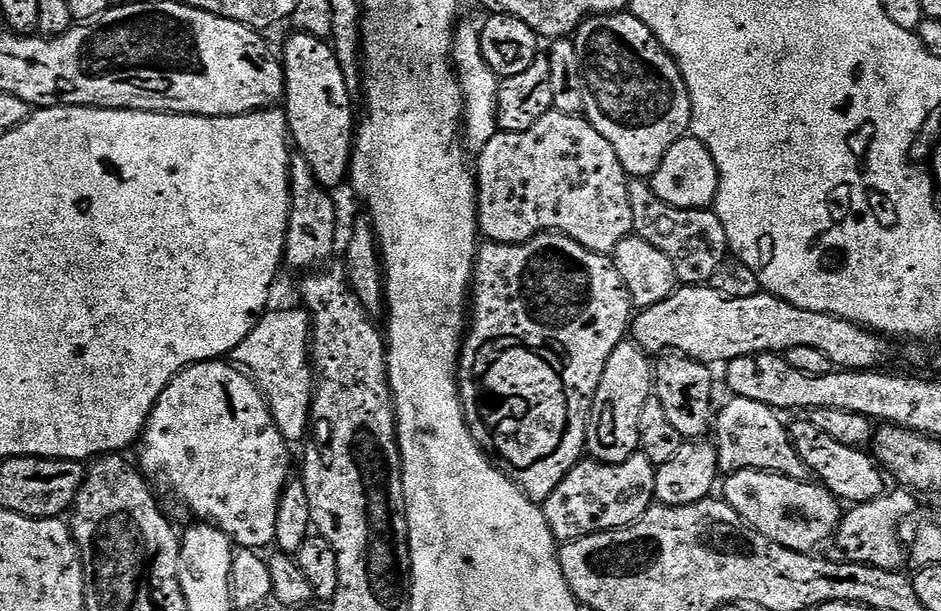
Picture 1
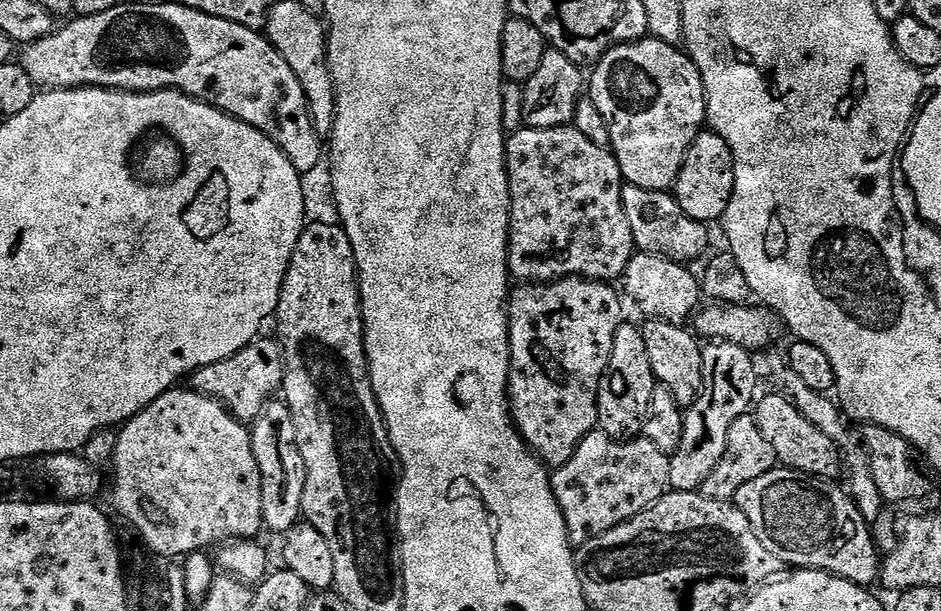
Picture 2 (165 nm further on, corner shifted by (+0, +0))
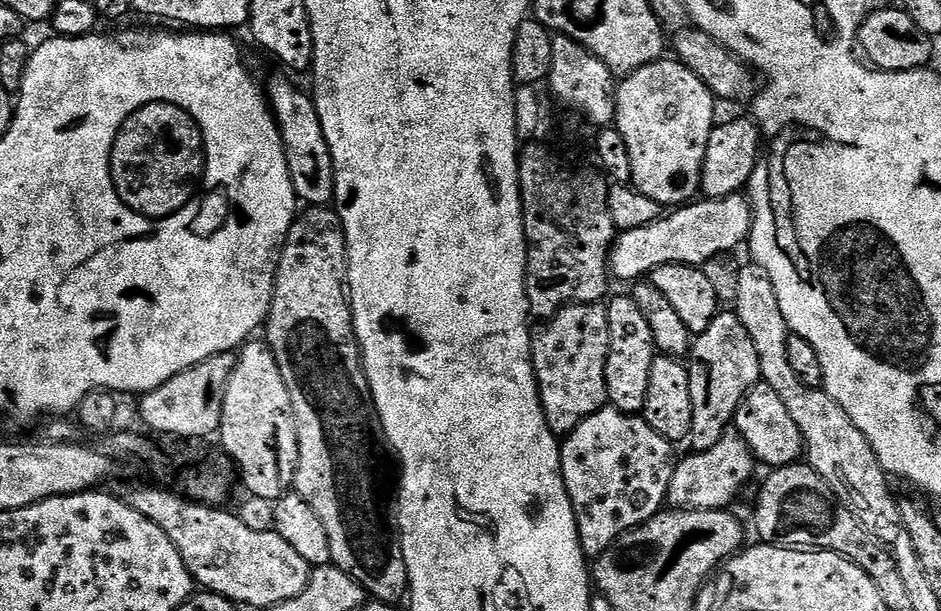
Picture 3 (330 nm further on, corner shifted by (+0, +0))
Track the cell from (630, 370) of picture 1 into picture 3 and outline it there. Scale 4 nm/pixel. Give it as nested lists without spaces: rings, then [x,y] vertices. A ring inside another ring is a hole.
[[[631,295],[614,296],[606,304],[610,318],[610,354],[606,362],[608,404],[617,408],[619,412],[640,414],[646,406],[646,390],[650,386],[650,366],[658,355],[656,343],[654,334],[650,334],[646,317],[642,314],[642,310],[638,310]]]

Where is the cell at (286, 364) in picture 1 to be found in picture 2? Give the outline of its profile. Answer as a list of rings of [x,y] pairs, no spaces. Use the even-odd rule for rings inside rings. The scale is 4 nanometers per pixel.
[[[264,339],[253,340],[238,350],[238,354],[222,362],[210,362],[210,366],[202,366],[190,377],[191,387],[195,391],[221,401],[234,418],[247,425],[260,417],[264,407],[281,391],[284,383],[284,349],[275,339]]]

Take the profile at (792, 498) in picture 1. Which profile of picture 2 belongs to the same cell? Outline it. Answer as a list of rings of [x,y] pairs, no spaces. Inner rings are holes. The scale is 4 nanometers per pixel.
[[[777,466],[762,474],[762,478],[746,482],[746,486],[738,490],[734,503],[742,510],[742,514],[746,514],[746,522],[750,522],[754,534],[758,534],[758,542],[762,542],[762,546],[766,546],[766,550],[770,550],[770,554],[774,554],[781,565],[796,570],[829,572],[832,576],[841,576],[851,584],[857,584],[859,588],[871,589],[872,583],[875,585],[879,581],[878,545],[873,529],[865,522],[847,491],[841,485],[839,488],[831,479]]]

